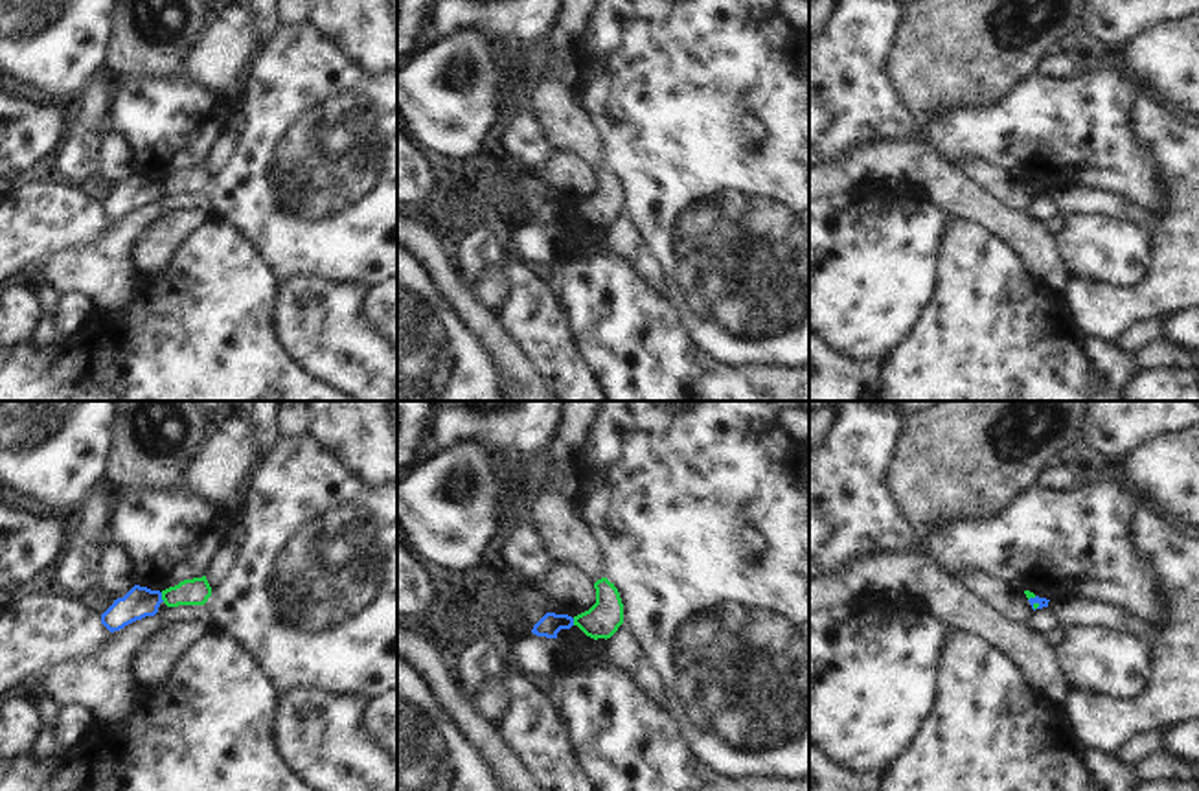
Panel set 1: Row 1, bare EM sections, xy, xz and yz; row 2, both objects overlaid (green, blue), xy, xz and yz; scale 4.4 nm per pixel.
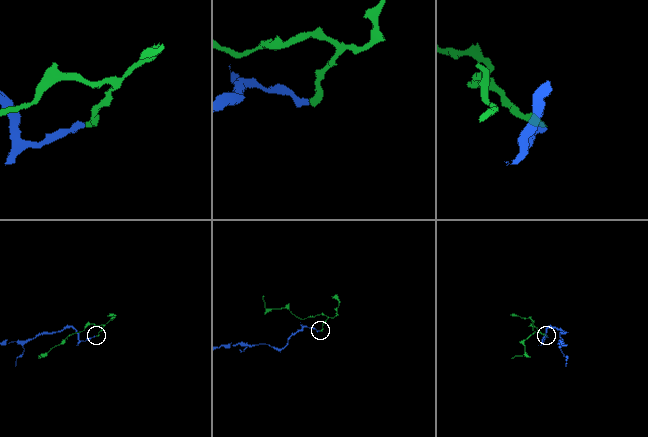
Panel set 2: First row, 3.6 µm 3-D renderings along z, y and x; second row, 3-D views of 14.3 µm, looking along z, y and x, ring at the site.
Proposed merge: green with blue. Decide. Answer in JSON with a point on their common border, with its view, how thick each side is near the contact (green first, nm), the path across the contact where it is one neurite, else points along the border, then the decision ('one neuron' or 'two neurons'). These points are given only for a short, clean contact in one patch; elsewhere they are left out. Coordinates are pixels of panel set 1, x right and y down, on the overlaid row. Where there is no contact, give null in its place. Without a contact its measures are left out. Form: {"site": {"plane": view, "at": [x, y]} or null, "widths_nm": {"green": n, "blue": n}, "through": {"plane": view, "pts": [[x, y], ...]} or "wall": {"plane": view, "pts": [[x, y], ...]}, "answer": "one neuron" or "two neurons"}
{"site": {"plane": "xy", "at": [162, 596]}, "widths_nm": {"green": 120, "blue": 140}, "wall": {"plane": "xy", "pts": [[160, 593], [164, 600]]}, "answer": "two neurons"}

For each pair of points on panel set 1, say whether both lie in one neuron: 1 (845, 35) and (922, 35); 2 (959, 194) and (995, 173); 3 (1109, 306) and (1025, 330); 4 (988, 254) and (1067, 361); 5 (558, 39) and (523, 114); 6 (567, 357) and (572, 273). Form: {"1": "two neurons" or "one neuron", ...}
{"1": "two neurons", "2": "two neurons", "3": "two neurons", "4": "one neuron", "5": "two neurons", "6": "two neurons"}

